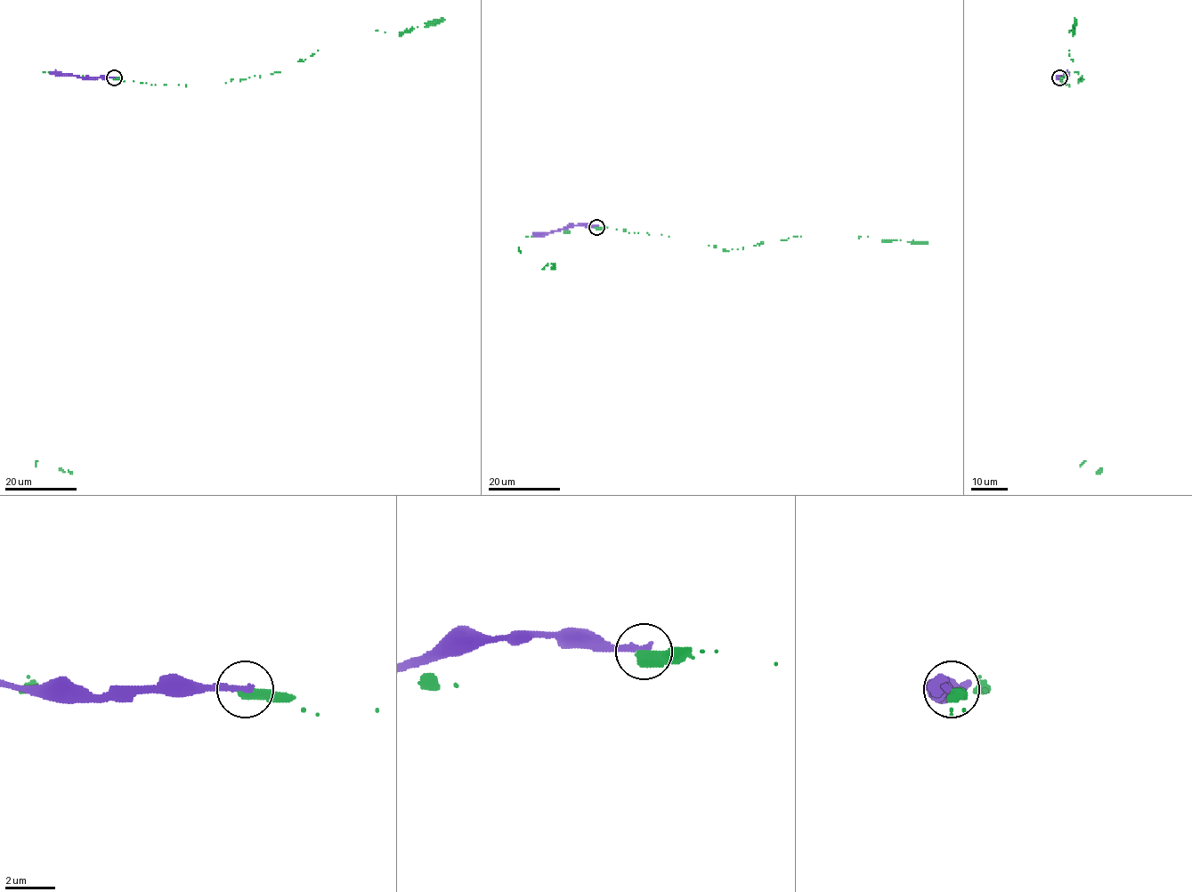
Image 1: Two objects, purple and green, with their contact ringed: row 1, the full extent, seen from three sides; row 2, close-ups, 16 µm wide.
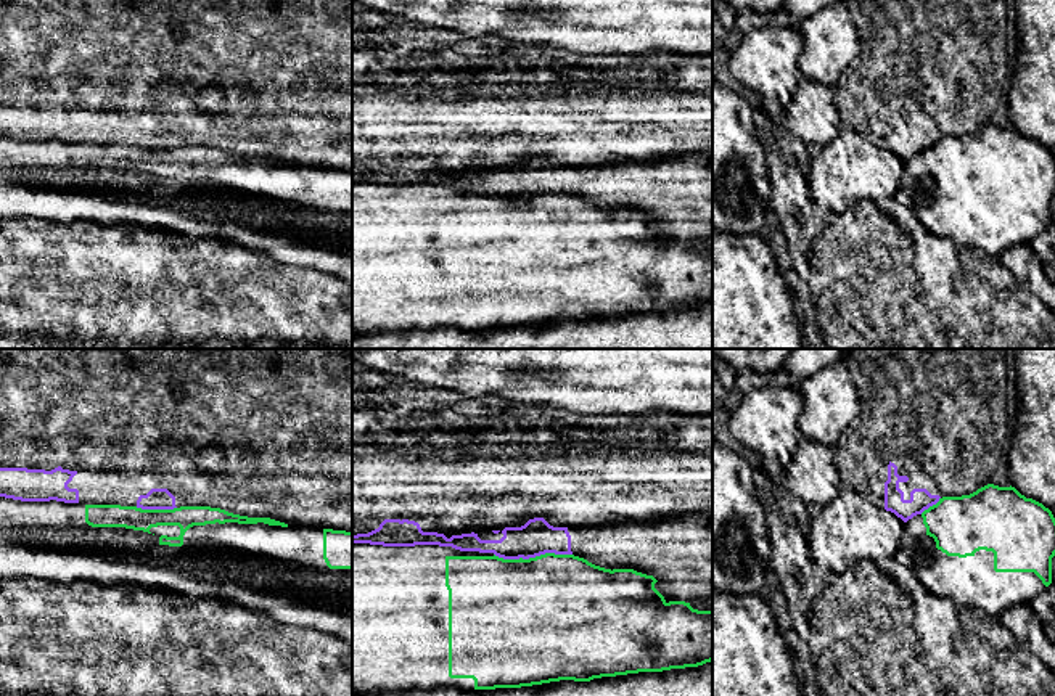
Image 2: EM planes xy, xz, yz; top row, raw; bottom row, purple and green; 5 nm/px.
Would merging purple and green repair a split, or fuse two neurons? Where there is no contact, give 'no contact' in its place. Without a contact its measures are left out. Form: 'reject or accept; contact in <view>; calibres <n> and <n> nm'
reject; contact in xz; calibres 180 and 500 nm

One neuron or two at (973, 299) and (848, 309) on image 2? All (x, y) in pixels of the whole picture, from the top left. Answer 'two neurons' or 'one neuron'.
one neuron

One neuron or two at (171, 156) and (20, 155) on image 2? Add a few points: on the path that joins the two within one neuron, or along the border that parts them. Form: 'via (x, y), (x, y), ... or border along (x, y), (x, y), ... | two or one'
via (134, 163), (57, 163) | one

